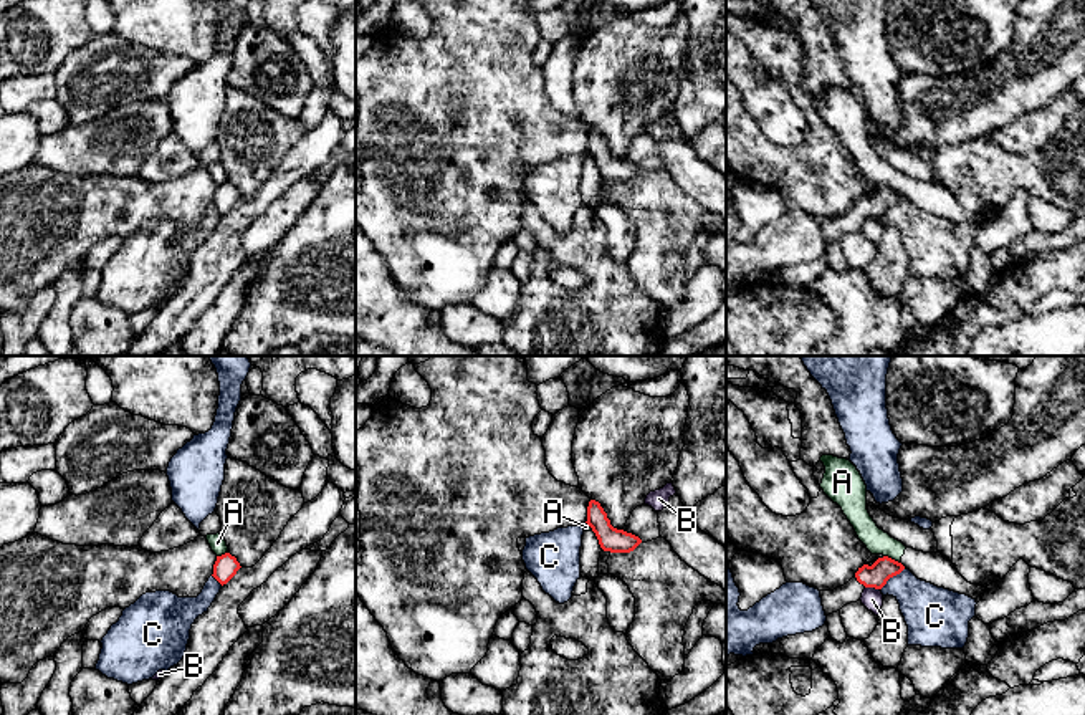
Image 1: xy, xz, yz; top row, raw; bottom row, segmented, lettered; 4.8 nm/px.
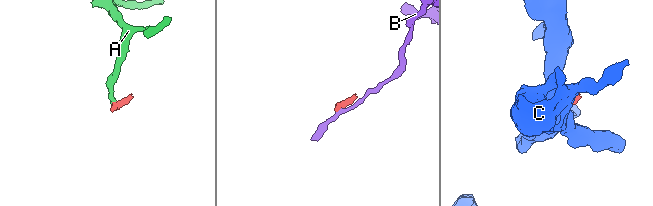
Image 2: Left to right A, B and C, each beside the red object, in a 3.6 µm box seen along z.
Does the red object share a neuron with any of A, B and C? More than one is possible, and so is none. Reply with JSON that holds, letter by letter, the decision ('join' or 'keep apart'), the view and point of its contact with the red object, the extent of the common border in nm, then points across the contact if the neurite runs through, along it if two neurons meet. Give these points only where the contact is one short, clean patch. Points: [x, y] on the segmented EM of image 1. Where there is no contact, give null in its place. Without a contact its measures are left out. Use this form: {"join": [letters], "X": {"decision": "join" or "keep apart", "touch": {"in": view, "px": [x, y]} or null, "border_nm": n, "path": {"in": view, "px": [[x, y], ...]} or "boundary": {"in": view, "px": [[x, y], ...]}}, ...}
{"join": [], "A": {"decision": "keep apart", "touch": {"in": "yz", "px": [890, 558]}, "border_nm": 90, "boundary": {"in": "yz", "px": [[884, 555], [898, 563]]}}, "B": {"decision": "keep apart", "touch": {"in": "yz", "px": [872, 586]}, "border_nm": 70, "boundary": {"in": "yz", "px": [[865, 586], [879, 590]]}}, "C": {"decision": "keep apart", "touch": {"in": "yz", "px": [892, 576]}, "border_nm": 170, "boundary": {"in": "yz", "px": [[905, 568], [893, 575], [880, 590]]}}}

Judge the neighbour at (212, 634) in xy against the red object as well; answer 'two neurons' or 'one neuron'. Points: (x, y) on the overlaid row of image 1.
two neurons

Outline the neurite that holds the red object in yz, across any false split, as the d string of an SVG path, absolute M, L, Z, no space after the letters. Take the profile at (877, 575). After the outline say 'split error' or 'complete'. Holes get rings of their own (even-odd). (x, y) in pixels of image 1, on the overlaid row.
M888 556L878 558L872 566L863 564L847 584L834 591L820 591L825 616L860 601L865 588L882 589L890 578L900 574L903 569L901 563Z | split error

